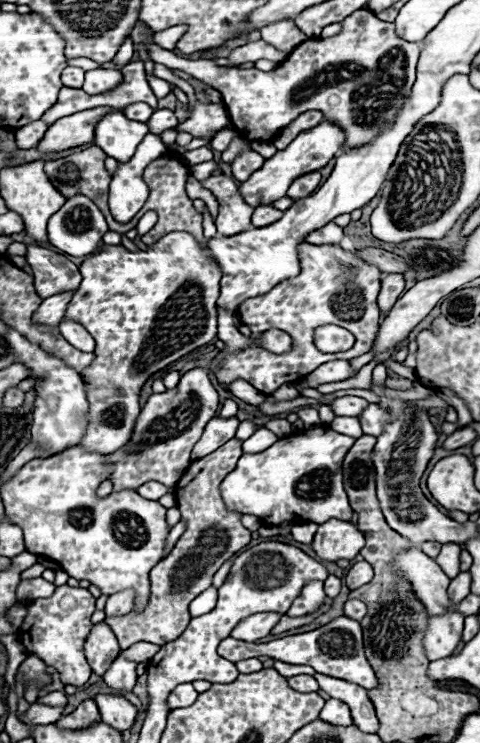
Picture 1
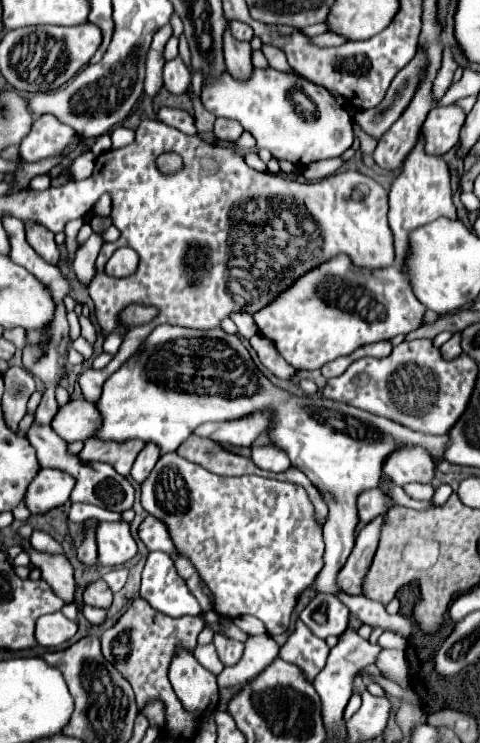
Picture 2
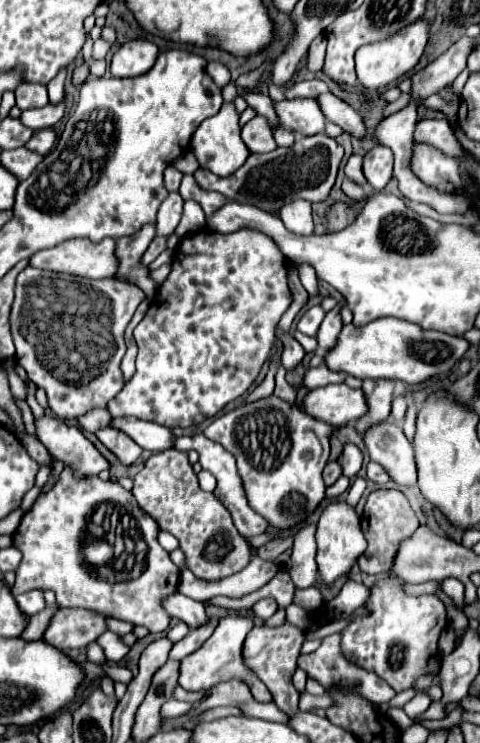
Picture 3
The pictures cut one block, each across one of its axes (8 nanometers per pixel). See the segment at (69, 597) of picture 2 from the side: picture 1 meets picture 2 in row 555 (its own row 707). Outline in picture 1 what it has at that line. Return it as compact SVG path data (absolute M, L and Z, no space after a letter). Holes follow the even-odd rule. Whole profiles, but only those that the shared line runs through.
M32 704L22 716L20 720L26 724L54 724L58 722L58 718L62 718L62 710L64 708L52 708L52 706L42 706L42 704Z

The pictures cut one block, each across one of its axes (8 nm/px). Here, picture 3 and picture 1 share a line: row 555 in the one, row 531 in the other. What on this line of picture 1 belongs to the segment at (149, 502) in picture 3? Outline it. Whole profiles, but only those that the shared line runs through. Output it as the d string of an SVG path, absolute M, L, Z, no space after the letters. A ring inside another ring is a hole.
M232 438L206 458L190 462L182 472L182 478L176 486L176 506L182 514L182 522L186 524L186 532L180 536L170 556L160 560L150 572L148 606L142 614L106 618L106 624L110 624L110 628L114 630L122 650L126 650L134 642L152 642L162 646L178 638L190 622L188 604L212 584L216 570L250 542L250 530L246 530L240 522L242 514L228 510L224 498L220 496L220 482L234 470L240 456L242 440Z

